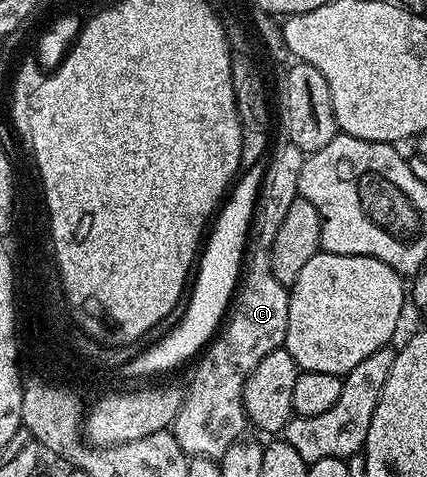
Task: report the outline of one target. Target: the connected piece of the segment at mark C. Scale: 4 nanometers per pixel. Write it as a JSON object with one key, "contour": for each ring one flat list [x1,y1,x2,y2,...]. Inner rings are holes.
{"contour":[[283,141,274,151,275,148,263,169,247,249,243,253,243,270,229,314,221,330,202,352,199,368,191,384,186,384,183,404,173,424,177,445,181,445,189,457,218,461,234,443,246,436,243,434,249,430,249,420,243,407,243,386,261,359,282,348,287,341,289,287,277,281,273,273,271,246,277,237,277,229,281,229,281,221,285,221,285,213,289,213,289,205,300,198,299,182,305,152,289,141]]}

